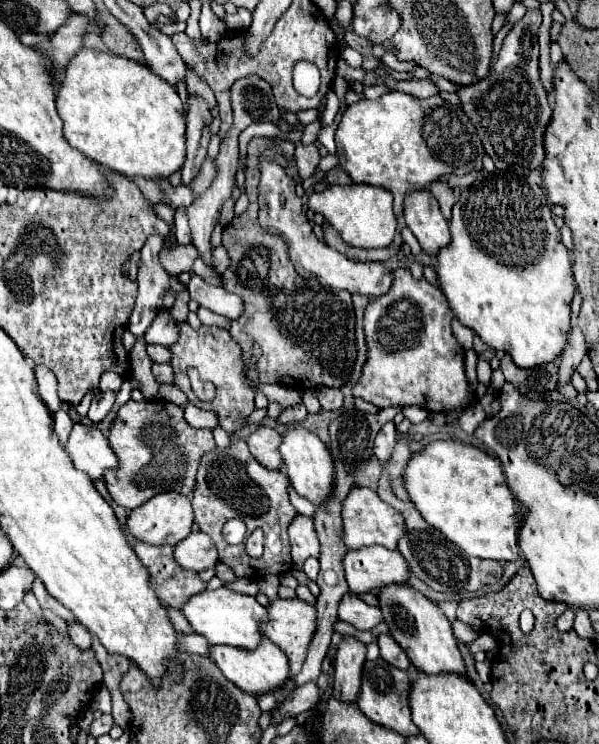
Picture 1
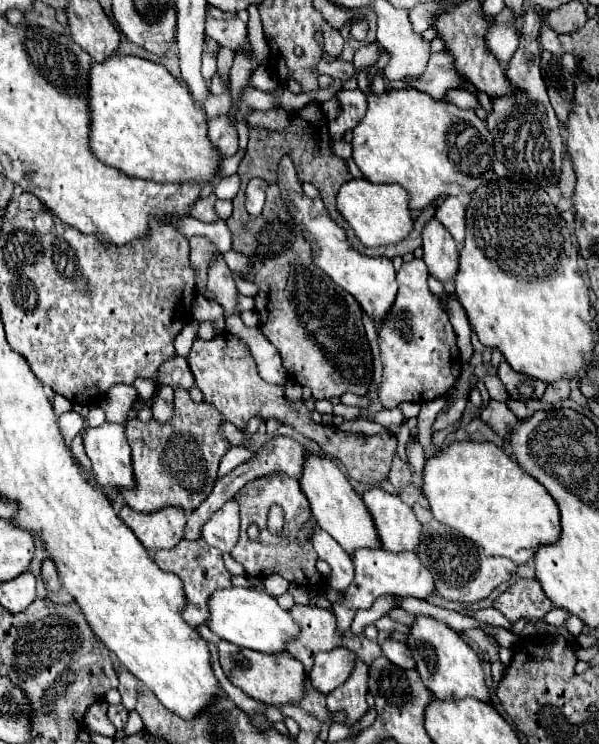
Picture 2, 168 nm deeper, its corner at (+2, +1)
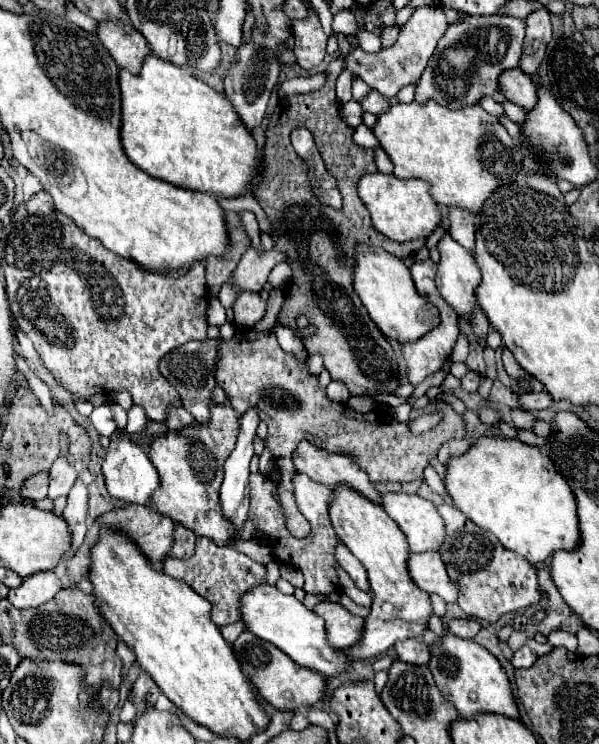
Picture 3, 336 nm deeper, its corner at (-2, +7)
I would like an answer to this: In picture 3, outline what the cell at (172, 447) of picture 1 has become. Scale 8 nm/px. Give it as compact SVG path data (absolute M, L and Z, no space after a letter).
M209 404L209 408L211 414L207 424L195 424L183 430L167 430L165 434L153 436L153 440L149 442L149 460L159 472L159 488L151 496L151 506L161 514L171 516L177 524L199 532L199 536L211 536L211 540L219 540L219 544L225 544L233 540L231 528L227 528L227 520L223 520L223 514L219 512L219 488L223 482L223 464L233 452L235 440L239 436L239 416L229 404Z

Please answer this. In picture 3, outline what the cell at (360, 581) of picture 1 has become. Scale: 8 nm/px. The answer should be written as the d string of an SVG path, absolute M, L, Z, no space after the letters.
M411 552L407 560L407 572L415 586L423 592L437 594L445 602L455 602L457 588L447 576L445 564L437 552Z

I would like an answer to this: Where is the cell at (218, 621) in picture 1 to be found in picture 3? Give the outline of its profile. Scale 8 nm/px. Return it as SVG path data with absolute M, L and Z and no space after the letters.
M259 584L247 590L239 600L239 614L251 634L265 642L271 642L299 666L307 666L323 676L333 676L341 674L349 664L337 648L331 648L327 644L323 620L313 610L305 608L295 596L287 596L271 584Z

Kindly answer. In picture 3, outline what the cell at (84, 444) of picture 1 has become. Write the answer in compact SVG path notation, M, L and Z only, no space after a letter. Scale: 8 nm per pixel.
M123 430L113 432L109 440L111 440L111 444L109 444L105 460L103 460L103 476L105 476L105 486L107 486L109 494L113 498L119 498L129 504L149 504L151 494L159 486L159 480L157 480L159 476L157 476L157 470L153 468L153 464L149 462L145 450L139 448L139 444L135 444L133 436Z

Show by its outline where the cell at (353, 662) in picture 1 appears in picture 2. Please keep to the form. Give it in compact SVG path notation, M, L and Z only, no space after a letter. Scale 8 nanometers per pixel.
M357 660L349 678L331 694L327 694L327 710L345 712L345 726L349 728L367 714L367 678L367 664Z

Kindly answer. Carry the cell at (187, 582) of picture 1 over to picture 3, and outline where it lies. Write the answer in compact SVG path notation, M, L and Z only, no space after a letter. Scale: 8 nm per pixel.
M199 538L197 550L191 558L173 558L167 556L163 560L163 572L181 578L187 582L197 594L211 602L211 620L217 626L225 626L239 620L239 596L251 588L251 584L261 584L265 576L265 566L253 562L247 556L241 556L231 544L215 544L211 538Z

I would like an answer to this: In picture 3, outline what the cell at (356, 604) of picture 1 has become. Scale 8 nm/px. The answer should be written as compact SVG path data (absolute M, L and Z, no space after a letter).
M475 618L449 620L447 630L449 630L451 634L455 634L455 636L461 636L461 638L473 638L473 636L481 630L481 624L479 624Z

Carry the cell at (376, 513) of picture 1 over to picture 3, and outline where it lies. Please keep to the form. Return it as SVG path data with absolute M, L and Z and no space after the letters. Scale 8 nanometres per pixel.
M385 492L381 494L383 510L397 522L407 536L411 552L439 550L445 528L443 518L435 512L435 506L417 494Z

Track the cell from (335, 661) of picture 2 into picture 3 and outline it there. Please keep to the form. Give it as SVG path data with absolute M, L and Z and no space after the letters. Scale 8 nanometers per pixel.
M337 484L331 490L333 500L329 502L329 516L335 534L365 566L373 594L371 614L365 618L361 640L353 648L343 650L343 656L347 660L369 660L387 652L399 640L421 636L427 628L427 620L433 614L433 608L429 594L415 588L413 580L407 576L407 538L403 532L399 532L399 526L387 516L387 512L347 484Z

